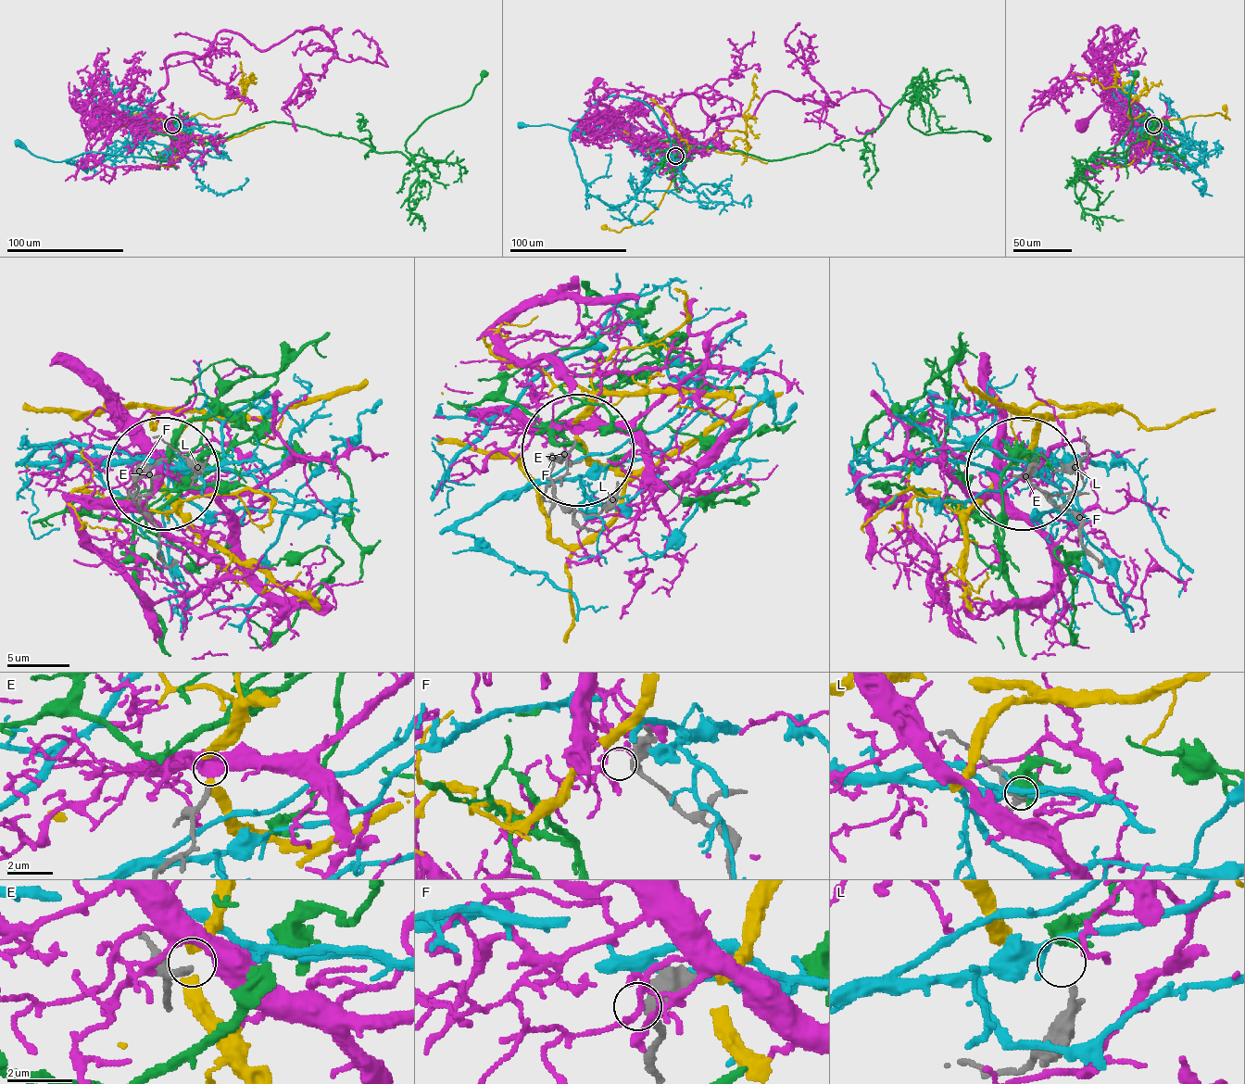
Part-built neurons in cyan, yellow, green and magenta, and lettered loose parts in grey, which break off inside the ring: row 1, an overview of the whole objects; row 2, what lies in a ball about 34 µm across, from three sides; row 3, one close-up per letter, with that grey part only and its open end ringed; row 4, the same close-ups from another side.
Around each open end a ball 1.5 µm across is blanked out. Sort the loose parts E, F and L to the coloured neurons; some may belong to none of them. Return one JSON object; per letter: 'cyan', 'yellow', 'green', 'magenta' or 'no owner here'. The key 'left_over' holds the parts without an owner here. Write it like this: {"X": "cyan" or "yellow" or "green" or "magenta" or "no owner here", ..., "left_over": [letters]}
{"E": "magenta", "F": "no owner here", "L": "green", "left_over": ["F"]}

